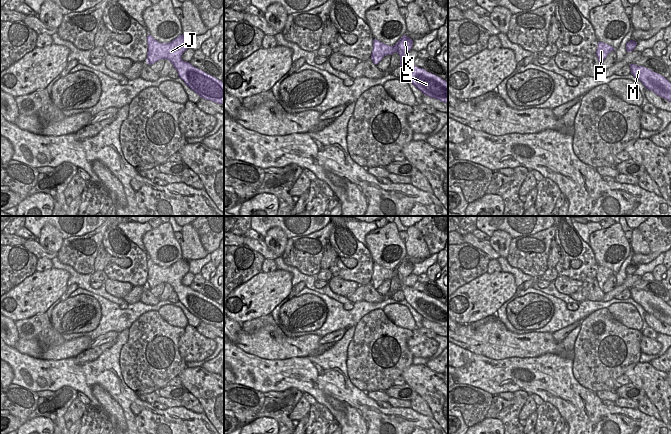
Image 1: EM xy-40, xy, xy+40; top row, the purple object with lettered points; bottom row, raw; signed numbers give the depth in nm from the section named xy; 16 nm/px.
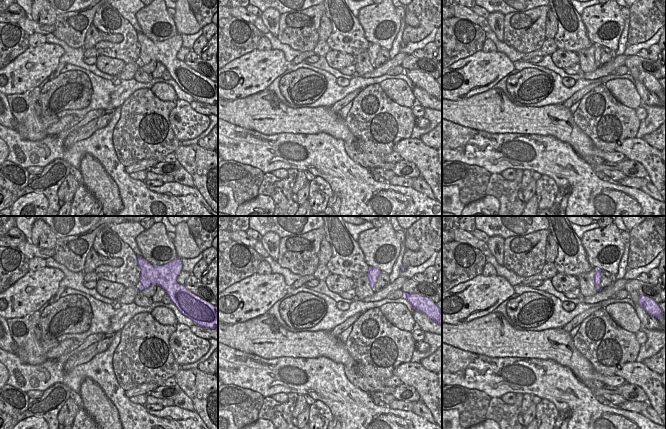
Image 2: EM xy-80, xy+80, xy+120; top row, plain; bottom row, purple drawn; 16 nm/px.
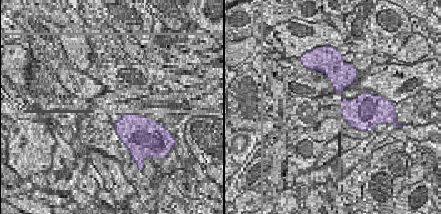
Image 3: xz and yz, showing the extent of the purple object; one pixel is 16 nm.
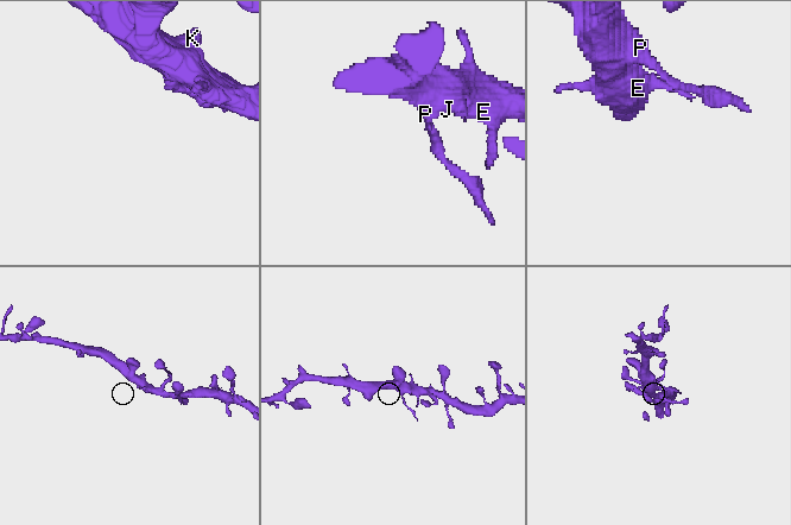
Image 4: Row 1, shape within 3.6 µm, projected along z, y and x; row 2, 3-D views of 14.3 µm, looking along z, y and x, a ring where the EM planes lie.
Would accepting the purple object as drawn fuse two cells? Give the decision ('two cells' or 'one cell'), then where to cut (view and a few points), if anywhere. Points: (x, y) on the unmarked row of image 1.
one cell | no cut

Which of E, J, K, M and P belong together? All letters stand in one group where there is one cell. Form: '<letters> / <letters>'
E J K M P

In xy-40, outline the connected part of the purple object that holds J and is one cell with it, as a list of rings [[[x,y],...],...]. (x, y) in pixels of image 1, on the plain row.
[[[151,259],[147,260],[147,284],[149,289],[167,283],[177,294],[179,302],[201,322],[224,329],[224,307],[181,283],[189,272],[189,264],[180,259],[169,267],[160,267]]]

